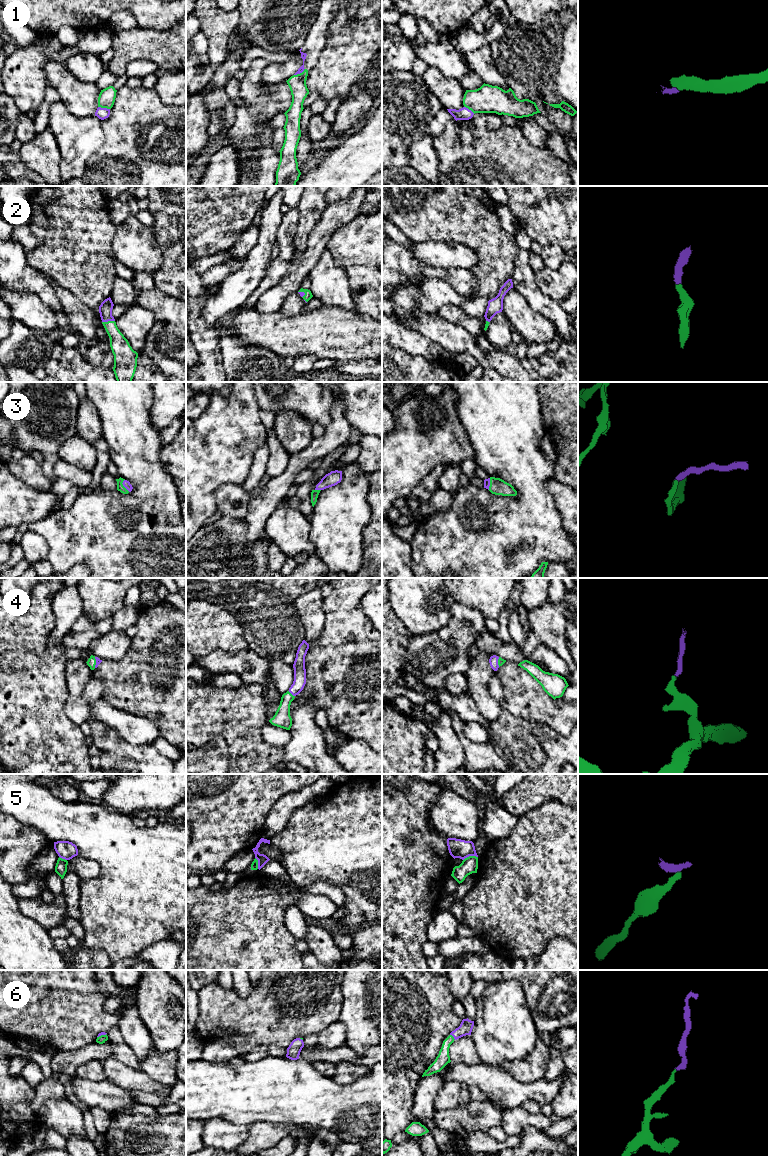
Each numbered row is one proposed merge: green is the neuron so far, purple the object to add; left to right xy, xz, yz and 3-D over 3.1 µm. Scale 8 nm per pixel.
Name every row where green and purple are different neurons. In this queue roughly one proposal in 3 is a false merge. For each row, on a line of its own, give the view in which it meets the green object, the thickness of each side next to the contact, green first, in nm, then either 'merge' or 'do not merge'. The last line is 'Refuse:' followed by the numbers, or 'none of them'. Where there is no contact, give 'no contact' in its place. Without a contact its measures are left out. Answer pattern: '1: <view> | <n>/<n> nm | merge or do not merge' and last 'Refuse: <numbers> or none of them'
1: xy | 140/100 nm | merge
2: xy | 160/110 nm | merge
3: xy | 60/60 nm | merge
4: xz | 140/100 nm | merge
5: yz | 140/150 nm | do not merge
6: yz | 110/110 nm | merge
Refuse: 5

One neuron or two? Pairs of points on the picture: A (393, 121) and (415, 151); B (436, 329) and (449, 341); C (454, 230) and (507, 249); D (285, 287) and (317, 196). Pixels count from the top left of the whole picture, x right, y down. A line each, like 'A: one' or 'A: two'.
A: two
B: one
C: one
D: two

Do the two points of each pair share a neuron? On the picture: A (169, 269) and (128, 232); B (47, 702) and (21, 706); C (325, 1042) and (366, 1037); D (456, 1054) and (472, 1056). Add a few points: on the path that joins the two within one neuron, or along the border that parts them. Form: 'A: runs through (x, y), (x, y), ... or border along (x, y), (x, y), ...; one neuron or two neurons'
A: border along (156, 239), (162, 264), (152, 274); two neurons
B: runs through (41, 702), (29, 702), (27, 704); one neuron
C: border along (338, 1020), (345, 1027), (345, 1043); two neurons
D: runs through (460, 1054), (468, 1055); one neuron

